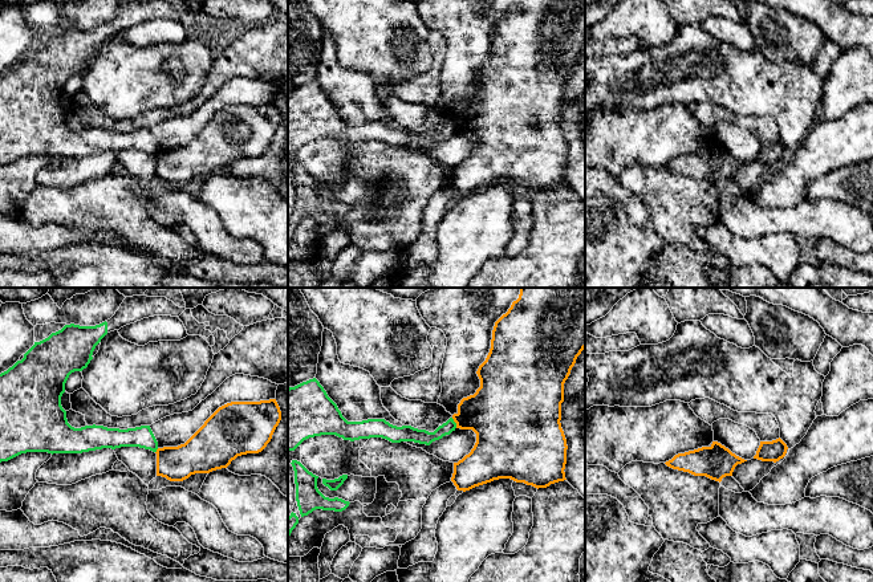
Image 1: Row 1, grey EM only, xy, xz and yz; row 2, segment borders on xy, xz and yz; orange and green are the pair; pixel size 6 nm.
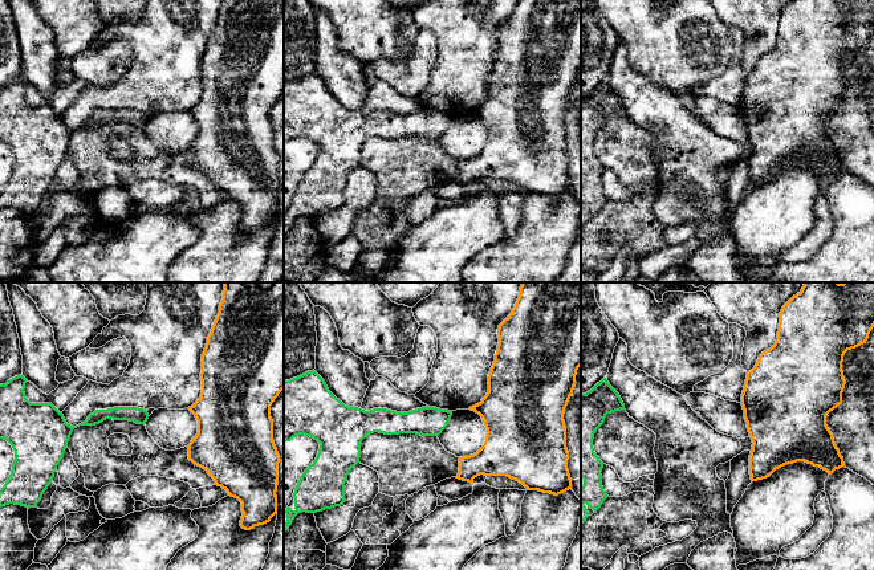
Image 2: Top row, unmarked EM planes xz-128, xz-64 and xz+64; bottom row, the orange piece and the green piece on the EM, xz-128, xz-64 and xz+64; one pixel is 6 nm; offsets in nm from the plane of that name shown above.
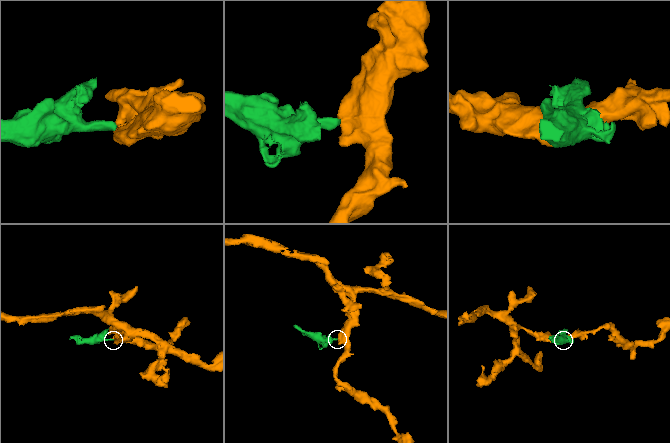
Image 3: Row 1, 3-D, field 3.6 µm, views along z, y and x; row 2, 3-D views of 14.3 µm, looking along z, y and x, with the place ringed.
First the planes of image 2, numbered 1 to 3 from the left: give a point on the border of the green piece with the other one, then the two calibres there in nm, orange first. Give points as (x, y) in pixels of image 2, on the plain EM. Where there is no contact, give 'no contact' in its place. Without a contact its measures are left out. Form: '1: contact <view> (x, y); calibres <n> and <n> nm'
1: no contact
2: no contact
3: no contact

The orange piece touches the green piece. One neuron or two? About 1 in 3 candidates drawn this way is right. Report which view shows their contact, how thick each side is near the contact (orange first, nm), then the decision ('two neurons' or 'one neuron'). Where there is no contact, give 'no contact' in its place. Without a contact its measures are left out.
xz | 360/90 nm | two neurons

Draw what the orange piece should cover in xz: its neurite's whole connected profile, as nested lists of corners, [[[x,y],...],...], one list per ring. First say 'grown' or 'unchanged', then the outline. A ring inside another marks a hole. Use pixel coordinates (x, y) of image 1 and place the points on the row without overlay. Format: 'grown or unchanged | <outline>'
unchanged | [[[519,0],[494,29],[491,52],[476,77],[480,90],[474,98],[463,101],[452,118],[456,131],[472,133],[476,146],[471,155],[454,166],[451,184],[458,194],[499,182],[511,182],[535,191],[547,191],[564,184],[567,167],[567,142],[561,131],[561,106],[564,86],[577,60],[585,52],[585,0]]]

